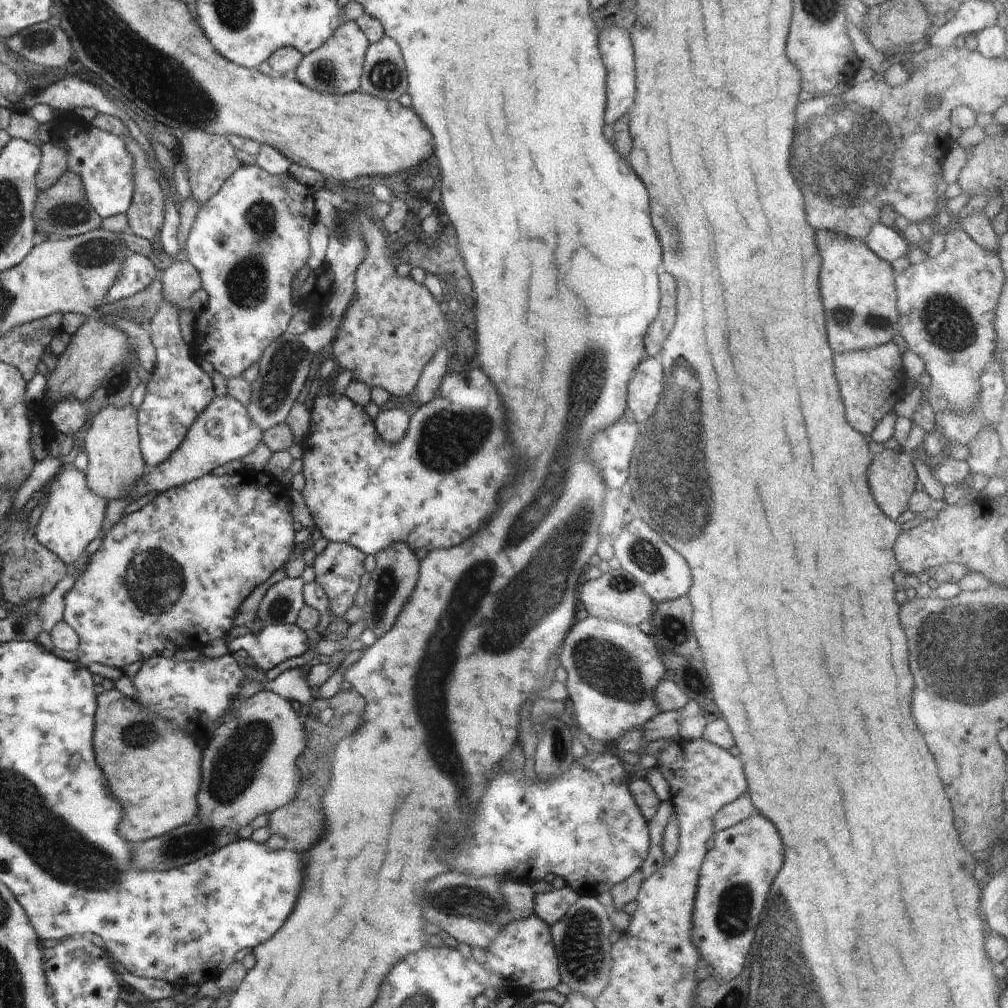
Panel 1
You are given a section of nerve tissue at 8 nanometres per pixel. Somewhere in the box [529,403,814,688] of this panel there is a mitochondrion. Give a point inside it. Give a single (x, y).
(646, 554)

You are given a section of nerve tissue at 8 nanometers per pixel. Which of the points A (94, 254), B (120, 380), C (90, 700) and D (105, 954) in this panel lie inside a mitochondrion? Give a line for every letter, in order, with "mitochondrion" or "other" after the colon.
A: mitochondrion
B: mitochondrion
C: other
D: other

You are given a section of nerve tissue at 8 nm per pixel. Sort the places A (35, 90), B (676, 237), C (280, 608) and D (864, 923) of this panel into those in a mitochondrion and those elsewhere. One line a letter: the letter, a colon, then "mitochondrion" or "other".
A: other
B: mitochondrion
C: mitochondrion
D: other

